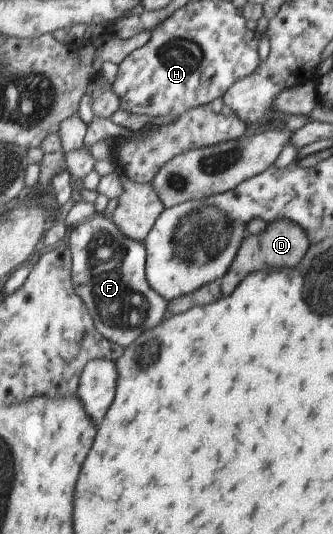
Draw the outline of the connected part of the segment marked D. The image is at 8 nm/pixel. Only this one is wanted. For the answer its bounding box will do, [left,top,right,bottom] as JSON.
[221,218,310,296]

